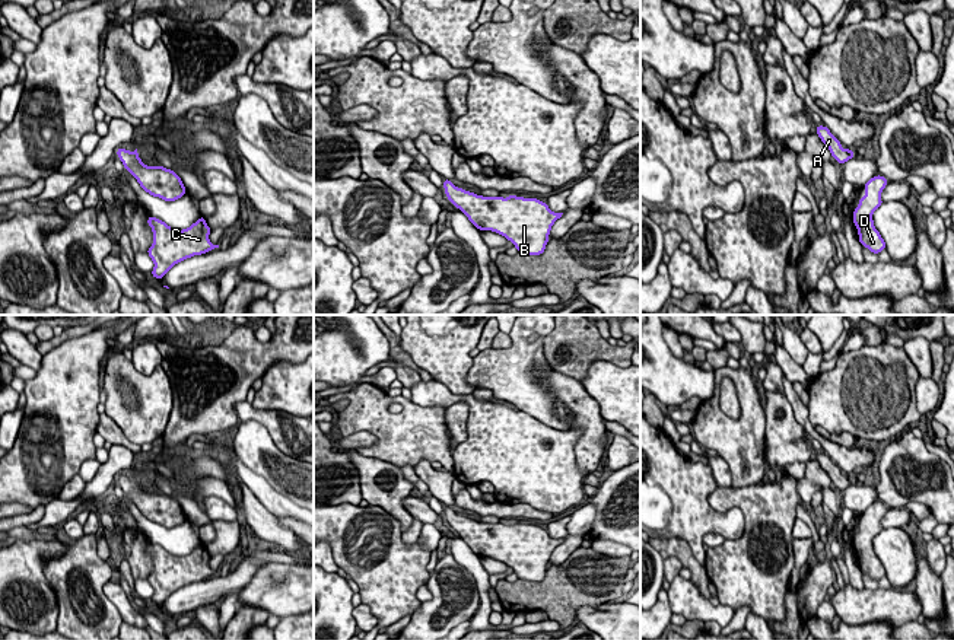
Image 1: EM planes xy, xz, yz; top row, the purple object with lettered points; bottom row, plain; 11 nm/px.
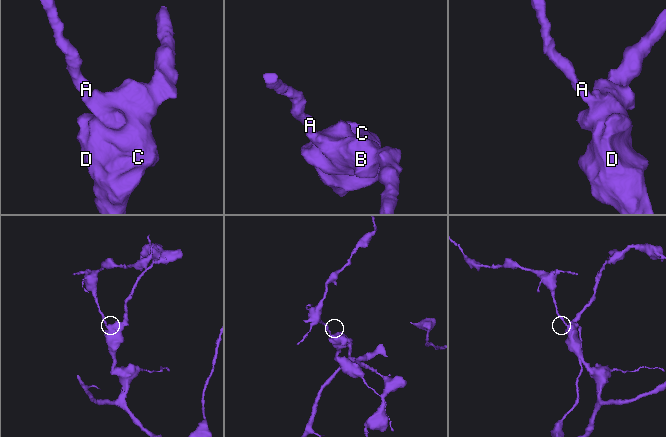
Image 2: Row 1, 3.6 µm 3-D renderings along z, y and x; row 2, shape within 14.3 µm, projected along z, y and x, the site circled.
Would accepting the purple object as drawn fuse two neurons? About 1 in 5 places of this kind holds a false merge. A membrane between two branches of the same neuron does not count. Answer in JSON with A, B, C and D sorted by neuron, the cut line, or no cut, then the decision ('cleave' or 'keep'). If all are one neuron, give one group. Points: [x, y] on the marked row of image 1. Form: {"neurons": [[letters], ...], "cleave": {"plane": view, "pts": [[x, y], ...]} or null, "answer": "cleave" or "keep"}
{"neurons": [["A", "B", "C", "D"]], "cleave": null, "answer": "keep"}

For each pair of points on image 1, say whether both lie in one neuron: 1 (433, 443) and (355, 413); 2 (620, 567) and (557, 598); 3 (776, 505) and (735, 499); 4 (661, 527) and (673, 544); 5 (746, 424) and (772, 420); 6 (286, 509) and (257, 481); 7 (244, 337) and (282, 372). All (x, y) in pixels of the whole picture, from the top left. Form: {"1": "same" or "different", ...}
{"1": "same", "2": "same", "3": "same", "4": "different", "5": "different", "6": "same", "7": "different"}

